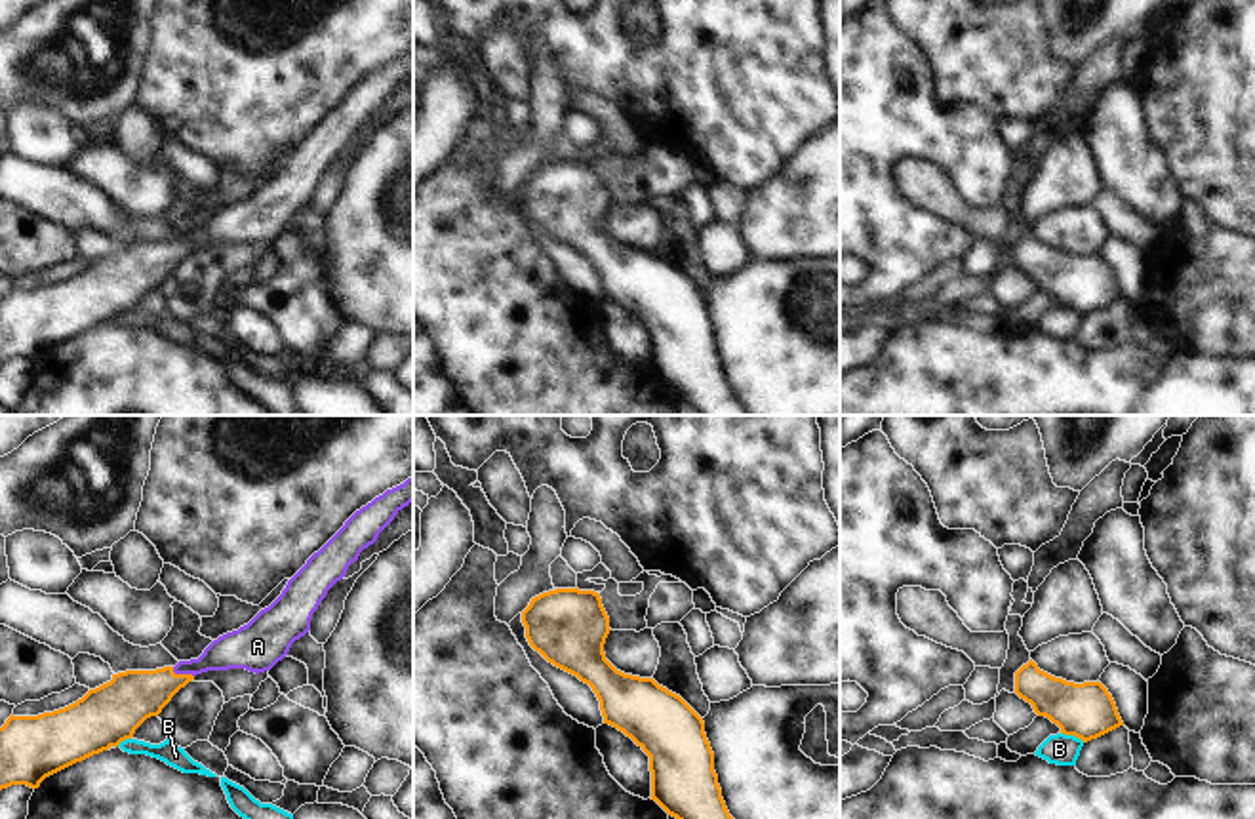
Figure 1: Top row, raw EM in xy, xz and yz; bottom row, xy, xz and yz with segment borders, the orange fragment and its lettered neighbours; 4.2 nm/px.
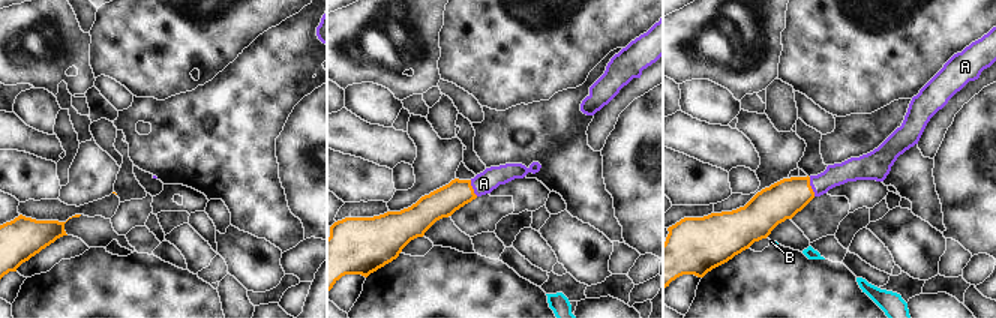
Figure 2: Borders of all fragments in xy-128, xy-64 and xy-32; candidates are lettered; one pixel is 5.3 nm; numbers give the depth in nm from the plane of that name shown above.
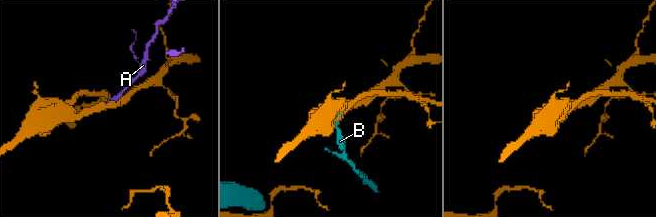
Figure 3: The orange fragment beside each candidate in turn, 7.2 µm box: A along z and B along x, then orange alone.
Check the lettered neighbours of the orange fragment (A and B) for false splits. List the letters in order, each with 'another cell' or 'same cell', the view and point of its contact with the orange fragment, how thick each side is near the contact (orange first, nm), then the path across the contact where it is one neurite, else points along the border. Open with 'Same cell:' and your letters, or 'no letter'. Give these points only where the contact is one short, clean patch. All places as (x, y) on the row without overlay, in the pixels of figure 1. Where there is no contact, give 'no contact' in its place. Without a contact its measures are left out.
Same cell: A
A: same cell; meets orange in xy at (181, 248); 220 nm thick on the orange side, 160 nm on the other; runs through xy (130, 271), (181, 248), (235, 223)
B: another cell; meets orange in yz at (1073, 307); 240 nm thick on the orange side, 130 nm on the other

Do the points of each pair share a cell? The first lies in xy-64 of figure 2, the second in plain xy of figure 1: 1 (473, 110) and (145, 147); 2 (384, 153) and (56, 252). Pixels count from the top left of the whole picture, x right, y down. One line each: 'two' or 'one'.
1: two
2: two

